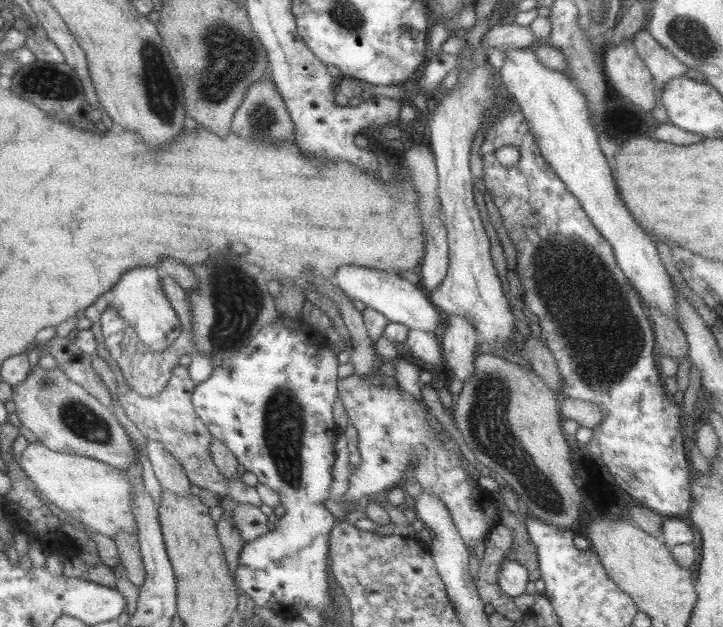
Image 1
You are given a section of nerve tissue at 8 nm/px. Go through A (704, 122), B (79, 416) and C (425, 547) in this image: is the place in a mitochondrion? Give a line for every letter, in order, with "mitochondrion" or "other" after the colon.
A: other
B: mitochondrion
C: other

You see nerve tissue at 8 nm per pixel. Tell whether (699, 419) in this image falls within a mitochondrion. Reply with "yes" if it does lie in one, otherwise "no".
no

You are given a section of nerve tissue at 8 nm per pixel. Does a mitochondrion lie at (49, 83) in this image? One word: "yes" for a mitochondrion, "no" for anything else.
yes

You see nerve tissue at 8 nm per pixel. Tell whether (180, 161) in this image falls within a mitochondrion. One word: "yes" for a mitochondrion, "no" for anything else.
no

